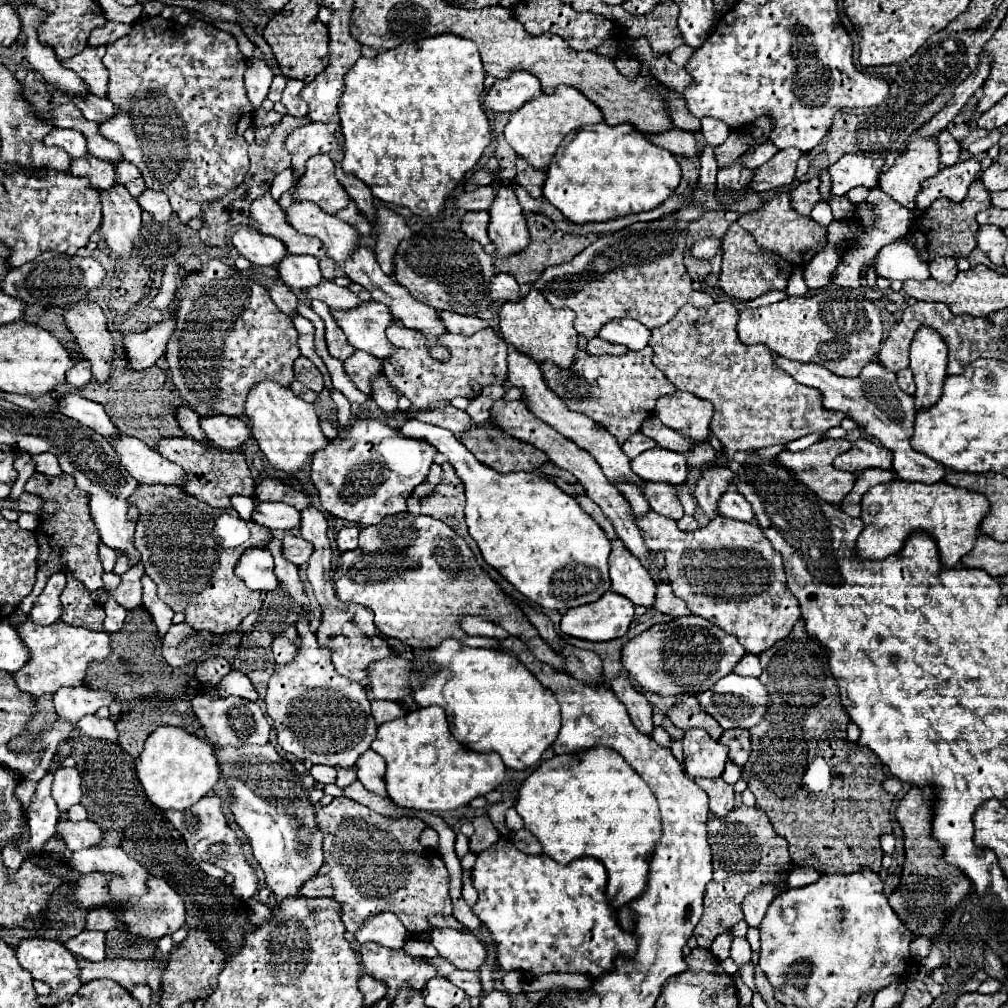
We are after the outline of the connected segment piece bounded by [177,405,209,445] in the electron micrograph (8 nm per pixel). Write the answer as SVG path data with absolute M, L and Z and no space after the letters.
M181 405L177 407L177 423L179 427L185 431L187 437L195 439L195 441L201 441L203 445L207 445L209 441L205 441L205 433L201 433L201 427L199 427L199 415L189 409L187 405Z

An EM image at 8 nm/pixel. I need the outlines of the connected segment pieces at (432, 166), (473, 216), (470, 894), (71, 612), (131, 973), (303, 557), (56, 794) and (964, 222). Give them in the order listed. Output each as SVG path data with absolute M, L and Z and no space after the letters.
M459 35L425 37L417 43L383 51L373 59L359 57L345 75L345 91L339 101L345 137L343 169L361 179L377 199L409 207L421 217L437 217L447 195L475 167L491 141L489 121L481 109L483 79L485 69L477 45Z
M469 211L461 219L461 231L469 239L473 239L473 241L477 241L481 245L487 245L489 243L487 223L489 223L489 213L487 211Z
M469 871L463 873L463 899L469 905L475 905L475 899L477 899L477 891L473 891L473 881L471 881L471 873Z
M67 577L67 587L61 593L61 605L63 605L61 613L63 623L85 627L91 631L103 631L105 619L103 607L99 607L91 599L91 593L75 577Z
M77 959L81 969L81 981L89 983L93 979L111 979L131 991L137 983L145 983L151 969L157 965L155 959L131 961L131 959L105 959L101 963Z
M285 533L285 537L281 539L281 549L287 561L291 561L293 565L303 565L309 559L309 553L313 553L313 547L309 545L309 541L305 541L299 535L293 533Z
M59 767L53 777L55 779L53 779L51 795L59 807L59 813L65 813L71 805L79 803L81 799L81 777L75 767L71 769Z
M977 179L973 181L973 185L969 185L969 193L965 201L953 203L953 201L937 199L929 209L923 211L923 215L917 215L911 221L907 241L915 245L921 261L925 263L931 263L937 257L967 257L975 247L975 235L979 231L975 215L979 211L985 211L987 207L989 207L989 191L985 191L981 179Z

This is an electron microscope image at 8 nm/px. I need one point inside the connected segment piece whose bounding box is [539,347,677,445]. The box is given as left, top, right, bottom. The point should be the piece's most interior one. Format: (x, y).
(619, 392)

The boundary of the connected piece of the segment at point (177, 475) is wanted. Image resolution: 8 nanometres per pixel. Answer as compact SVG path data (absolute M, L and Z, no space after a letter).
M117 433L111 439L111 445L119 457L119 463L139 483L183 487L185 471L179 465L171 463L169 459L161 457L157 451L153 451L149 445L145 445L137 437Z

